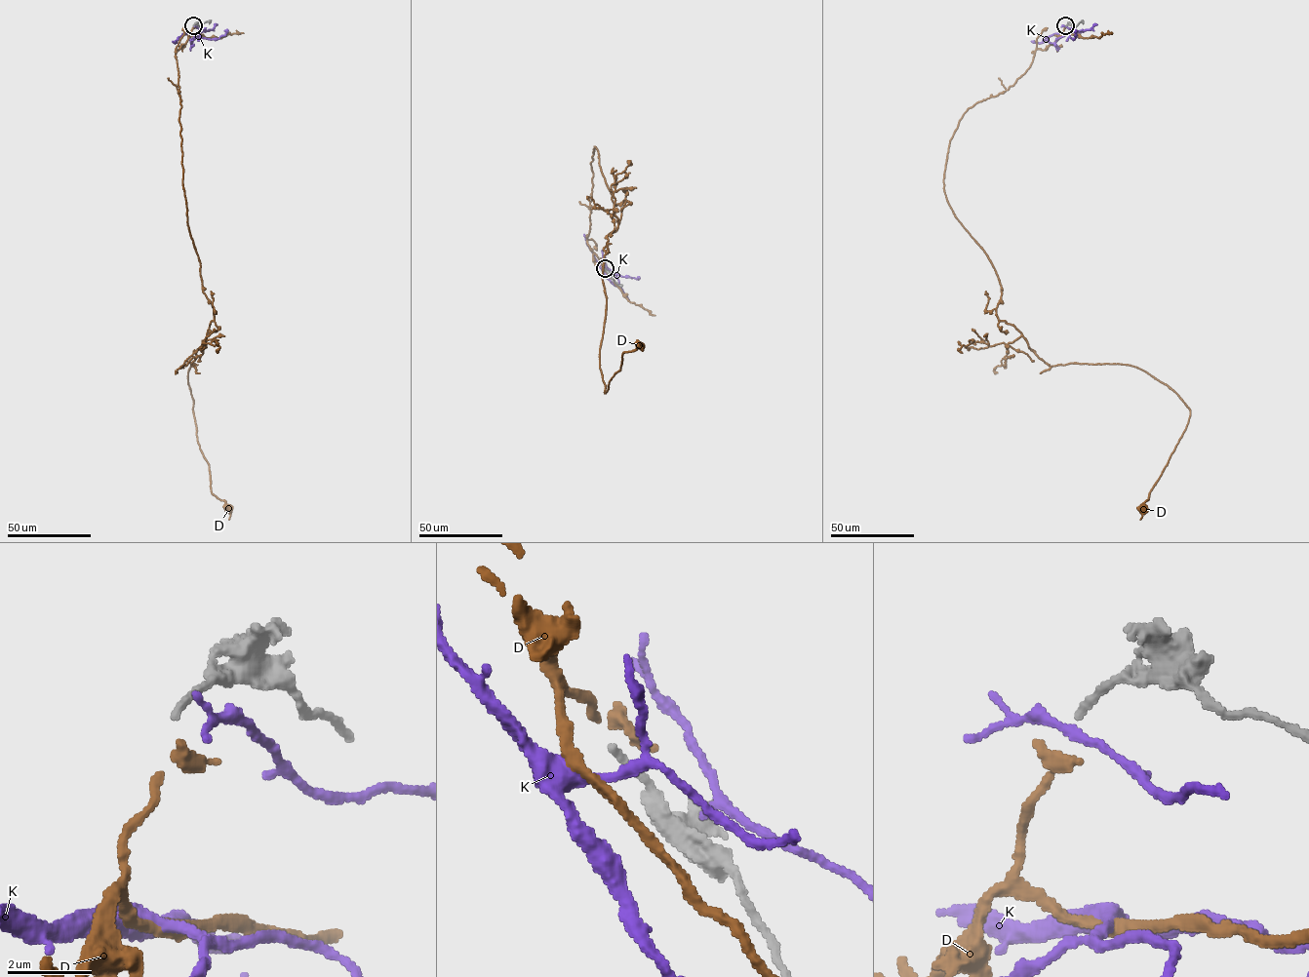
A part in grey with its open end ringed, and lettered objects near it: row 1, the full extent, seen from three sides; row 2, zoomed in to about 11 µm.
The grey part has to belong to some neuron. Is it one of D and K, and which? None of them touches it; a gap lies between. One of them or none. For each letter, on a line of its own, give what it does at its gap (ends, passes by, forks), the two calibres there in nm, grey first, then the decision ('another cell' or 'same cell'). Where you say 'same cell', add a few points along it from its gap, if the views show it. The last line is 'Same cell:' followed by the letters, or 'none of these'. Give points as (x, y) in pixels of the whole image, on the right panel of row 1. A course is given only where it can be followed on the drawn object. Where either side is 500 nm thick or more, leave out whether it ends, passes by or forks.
D: it ends | 160/360 nm | same cell | via (1065, 27), (963, 115), (944, 191), (997, 275), (996, 315), (1040, 359), (1137, 367), (1189, 409), (1141, 508)
K: it forks | 160/180 nm | another cell
Same cell: D

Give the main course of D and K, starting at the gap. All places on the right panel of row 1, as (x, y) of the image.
D: (1065, 27), (963, 115), (944, 191), (997, 275), (996, 315), (1040, 359), (1137, 367), (1189, 409), (1141, 508)
K: (1064, 25), (1084, 30), (1075, 34), (1051, 35), (1041, 43), (1031, 41)

